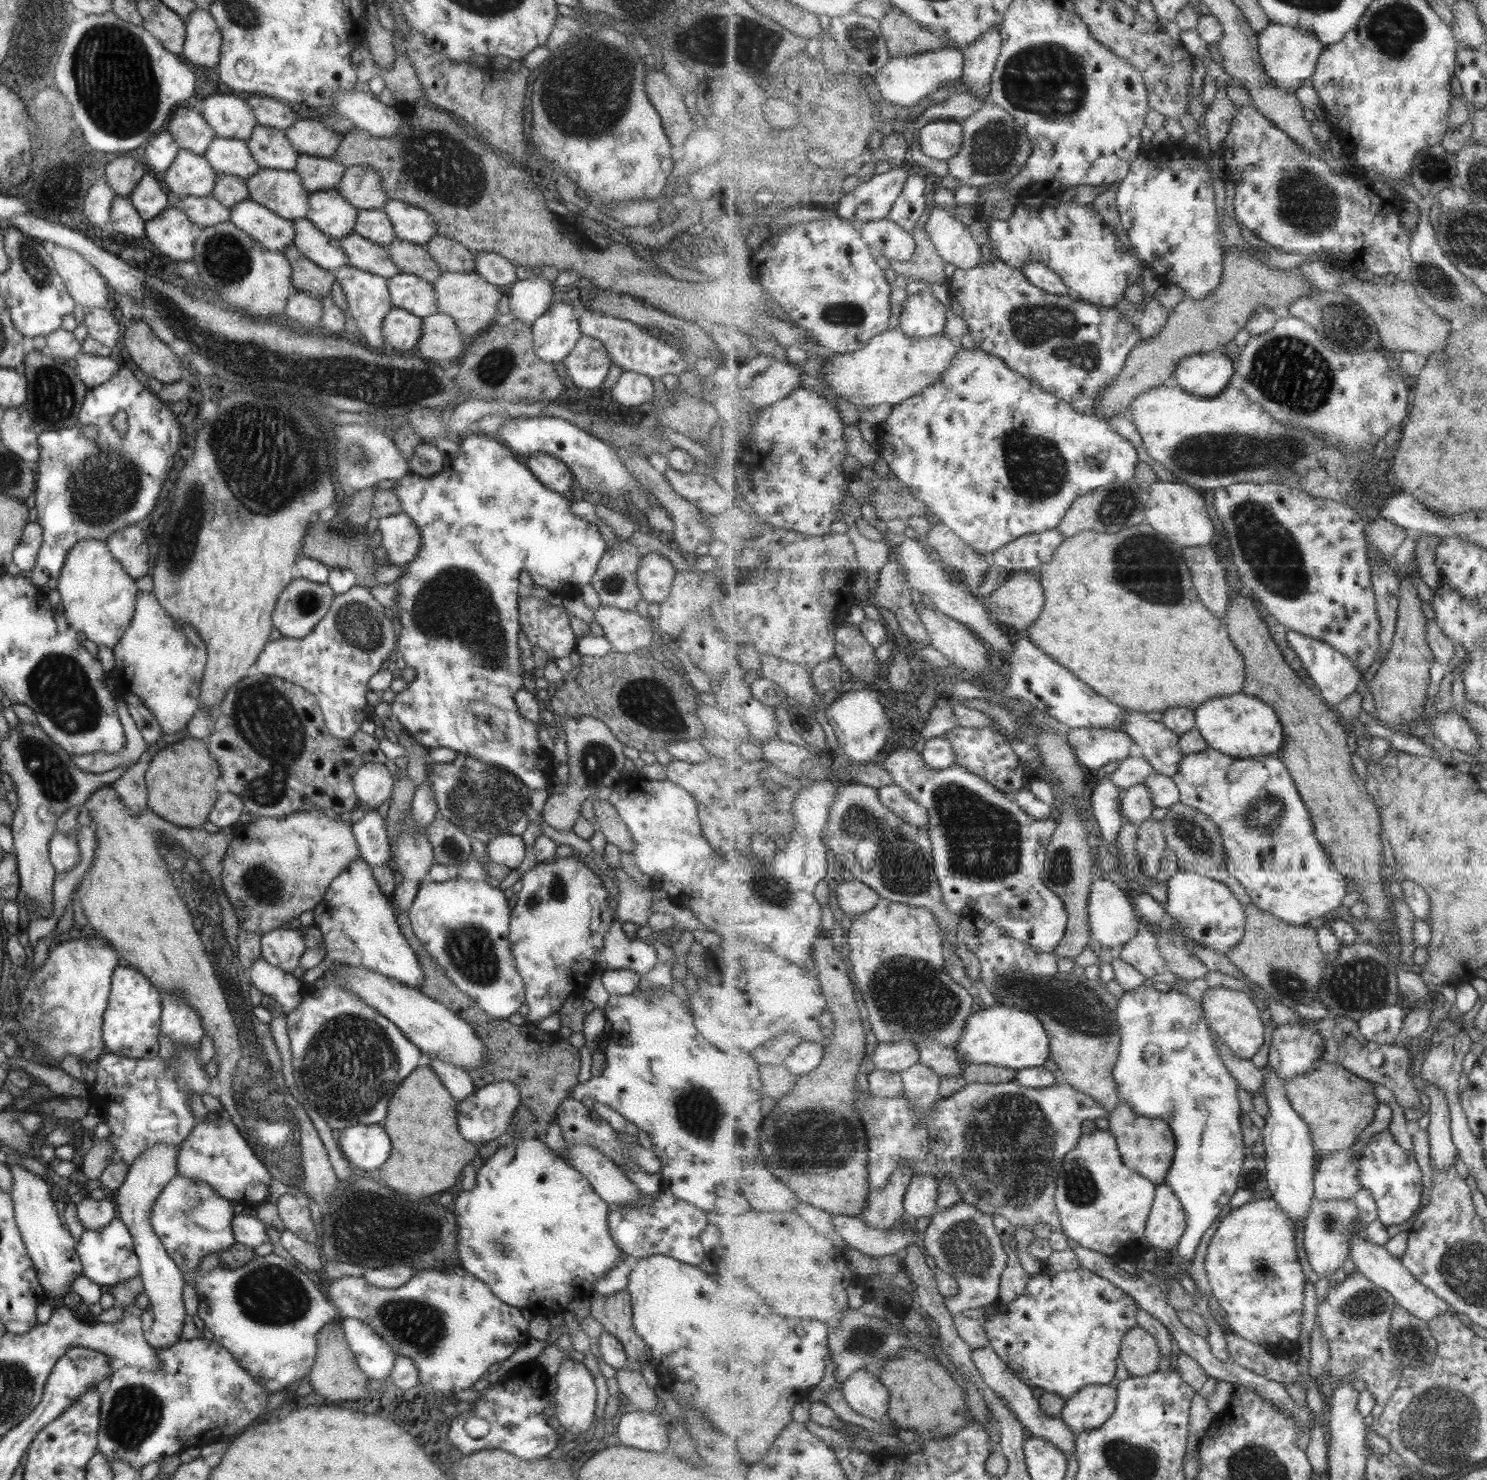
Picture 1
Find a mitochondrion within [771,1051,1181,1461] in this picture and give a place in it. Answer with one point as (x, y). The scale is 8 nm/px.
(1003, 1152)

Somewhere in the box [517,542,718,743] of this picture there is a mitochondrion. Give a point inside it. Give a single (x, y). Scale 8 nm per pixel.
(637, 705)

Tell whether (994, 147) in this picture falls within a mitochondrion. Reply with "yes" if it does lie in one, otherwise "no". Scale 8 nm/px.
yes

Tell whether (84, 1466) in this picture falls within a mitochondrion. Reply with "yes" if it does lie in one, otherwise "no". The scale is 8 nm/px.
no

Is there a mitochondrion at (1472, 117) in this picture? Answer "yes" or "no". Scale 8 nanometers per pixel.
no

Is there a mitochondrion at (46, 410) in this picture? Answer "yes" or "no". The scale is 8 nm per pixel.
yes

